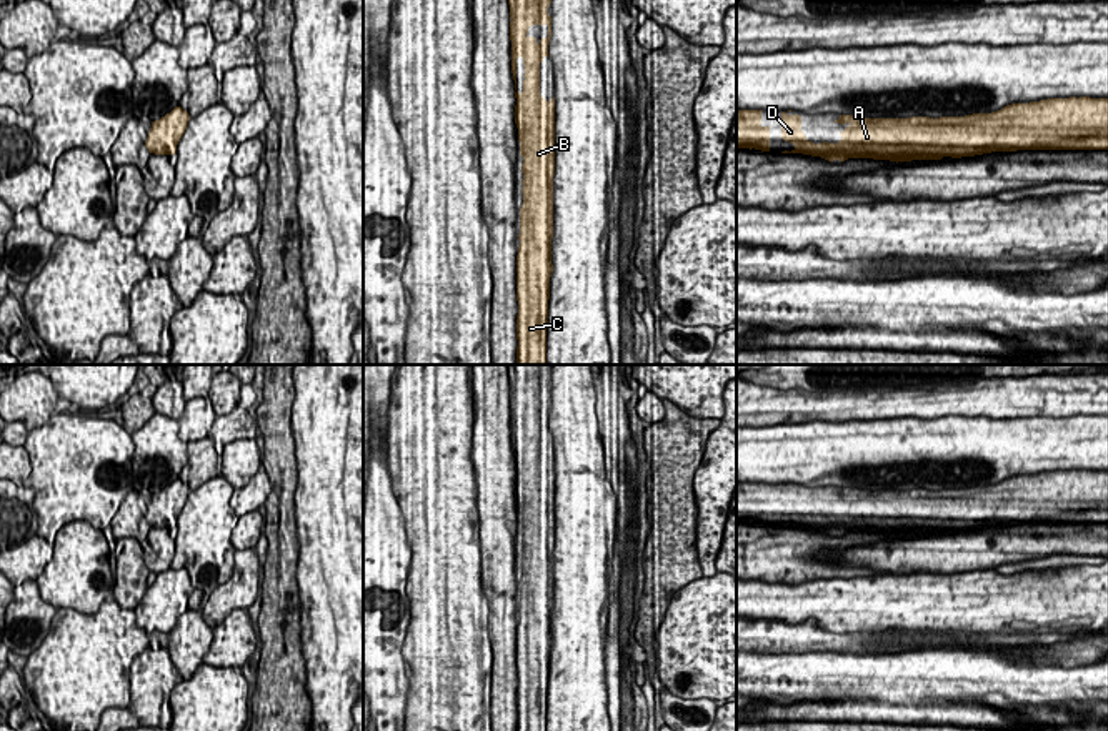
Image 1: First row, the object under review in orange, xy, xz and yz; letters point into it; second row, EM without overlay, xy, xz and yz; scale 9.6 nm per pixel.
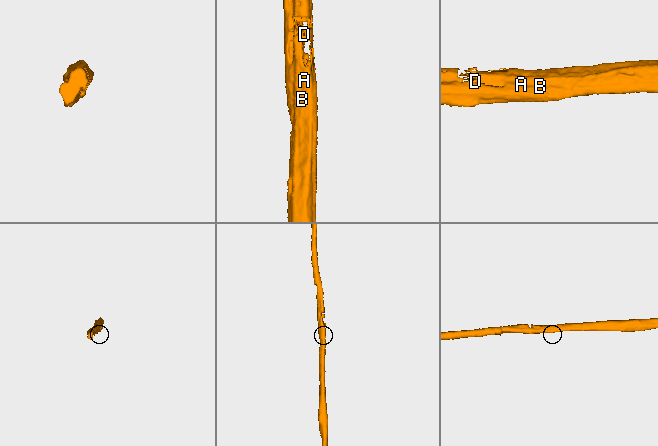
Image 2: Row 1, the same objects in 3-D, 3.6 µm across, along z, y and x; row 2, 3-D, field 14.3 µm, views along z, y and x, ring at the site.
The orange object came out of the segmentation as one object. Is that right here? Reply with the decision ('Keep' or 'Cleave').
Keep

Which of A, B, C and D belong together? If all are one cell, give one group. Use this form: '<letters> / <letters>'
A B C D

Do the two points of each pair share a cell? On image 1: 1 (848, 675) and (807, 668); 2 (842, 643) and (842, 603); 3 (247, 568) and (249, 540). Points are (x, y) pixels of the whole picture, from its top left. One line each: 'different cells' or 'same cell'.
1: same cell
2: different cells
3: different cells

